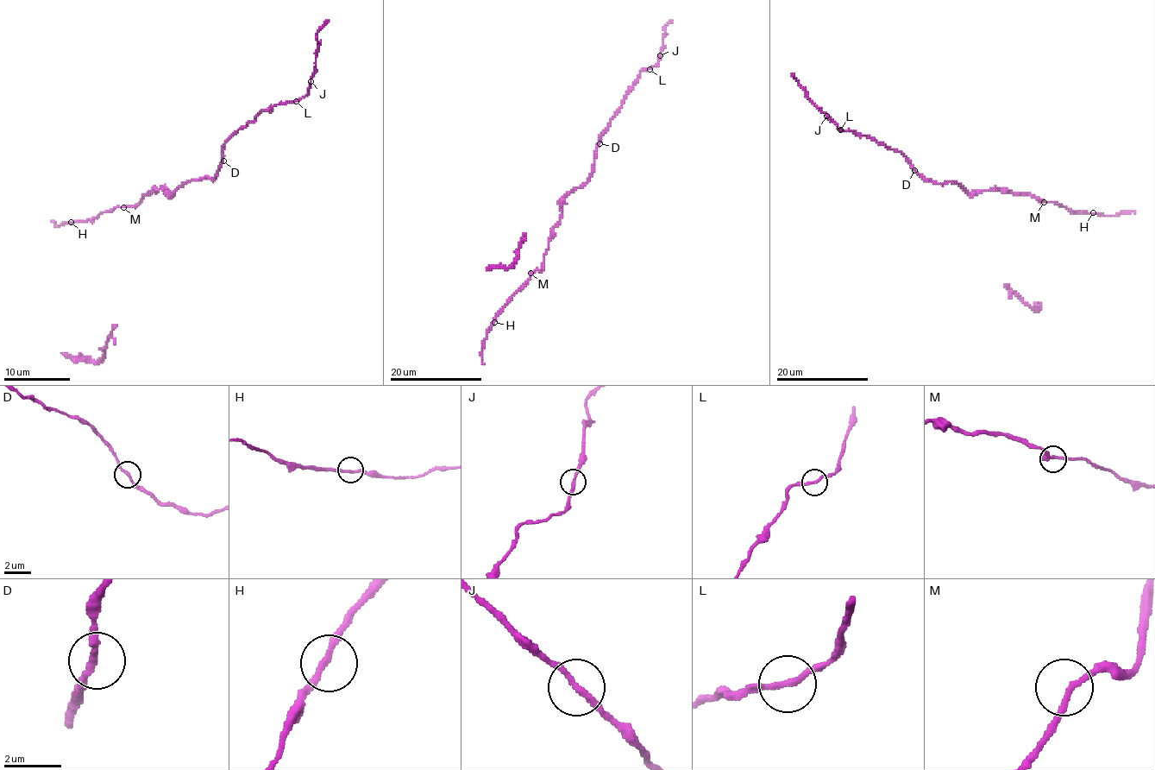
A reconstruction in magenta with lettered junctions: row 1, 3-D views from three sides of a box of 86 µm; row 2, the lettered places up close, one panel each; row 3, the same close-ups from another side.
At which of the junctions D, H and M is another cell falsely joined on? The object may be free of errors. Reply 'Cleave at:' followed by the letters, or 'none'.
Cleave at: none

